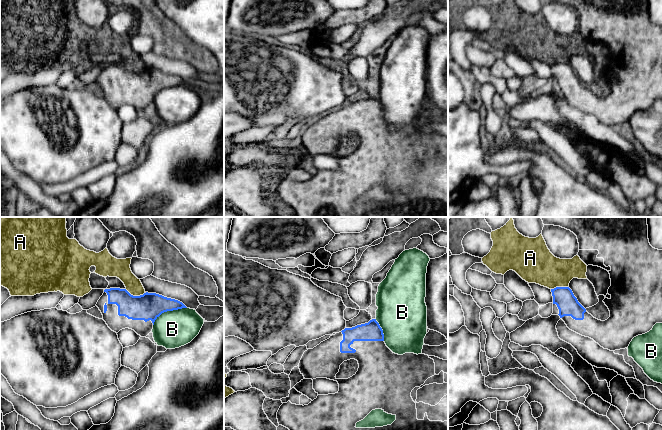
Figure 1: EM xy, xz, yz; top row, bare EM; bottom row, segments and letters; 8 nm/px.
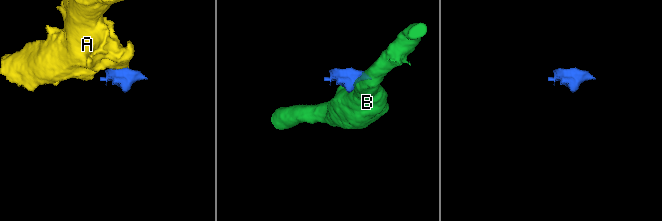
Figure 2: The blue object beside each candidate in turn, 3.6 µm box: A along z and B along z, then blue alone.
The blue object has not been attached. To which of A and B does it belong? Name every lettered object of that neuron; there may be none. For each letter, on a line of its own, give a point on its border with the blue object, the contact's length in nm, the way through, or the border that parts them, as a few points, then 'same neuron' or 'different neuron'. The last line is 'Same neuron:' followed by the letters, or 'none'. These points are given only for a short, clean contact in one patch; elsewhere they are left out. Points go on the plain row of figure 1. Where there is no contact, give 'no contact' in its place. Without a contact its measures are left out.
A: xy (136, 72) | 180 nm | along xy (125, 65), (133, 71), (142, 71), (146, 68) | different neuron
B: xy (168, 86) | 300 nm | along xy (186, 83), (164, 87), (155, 96), (153, 101) | different neuron
Same neuron: none

